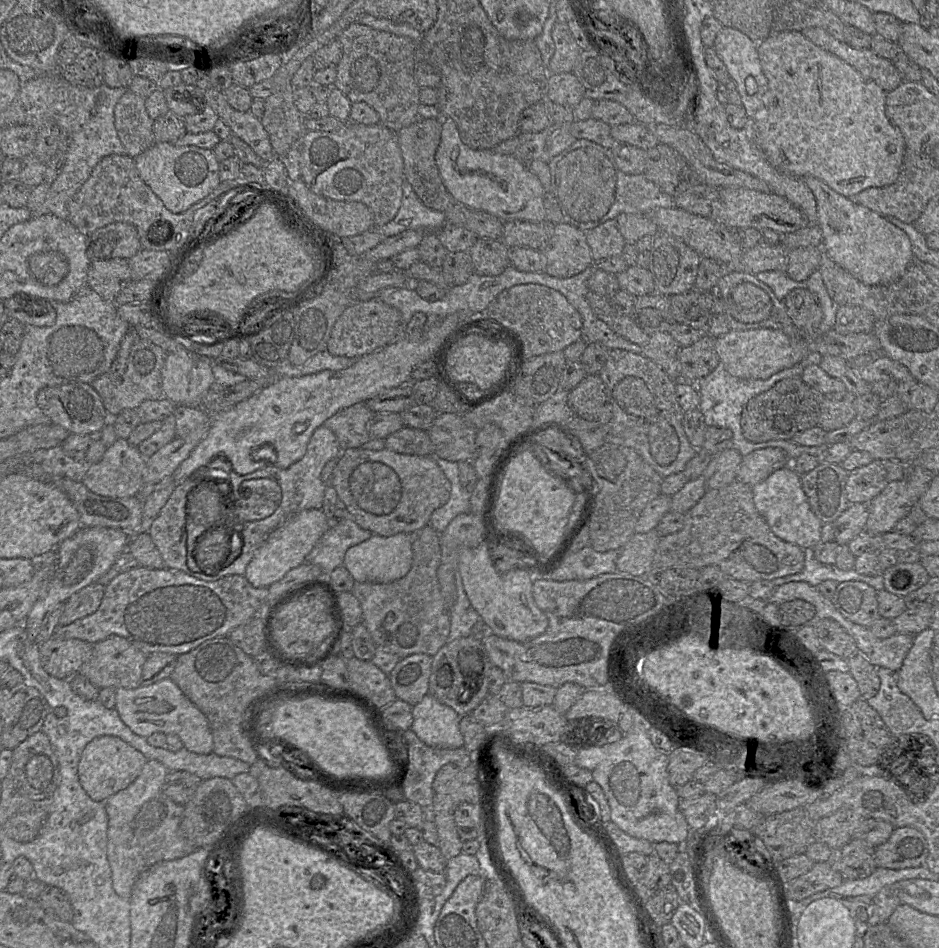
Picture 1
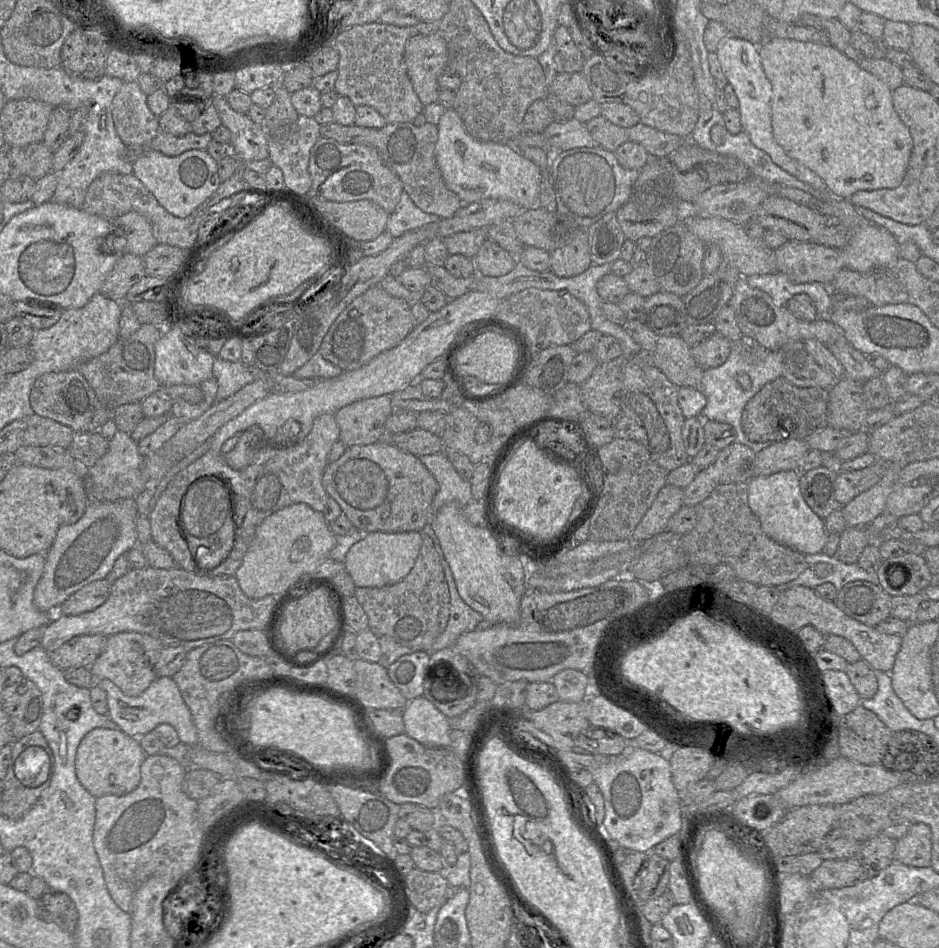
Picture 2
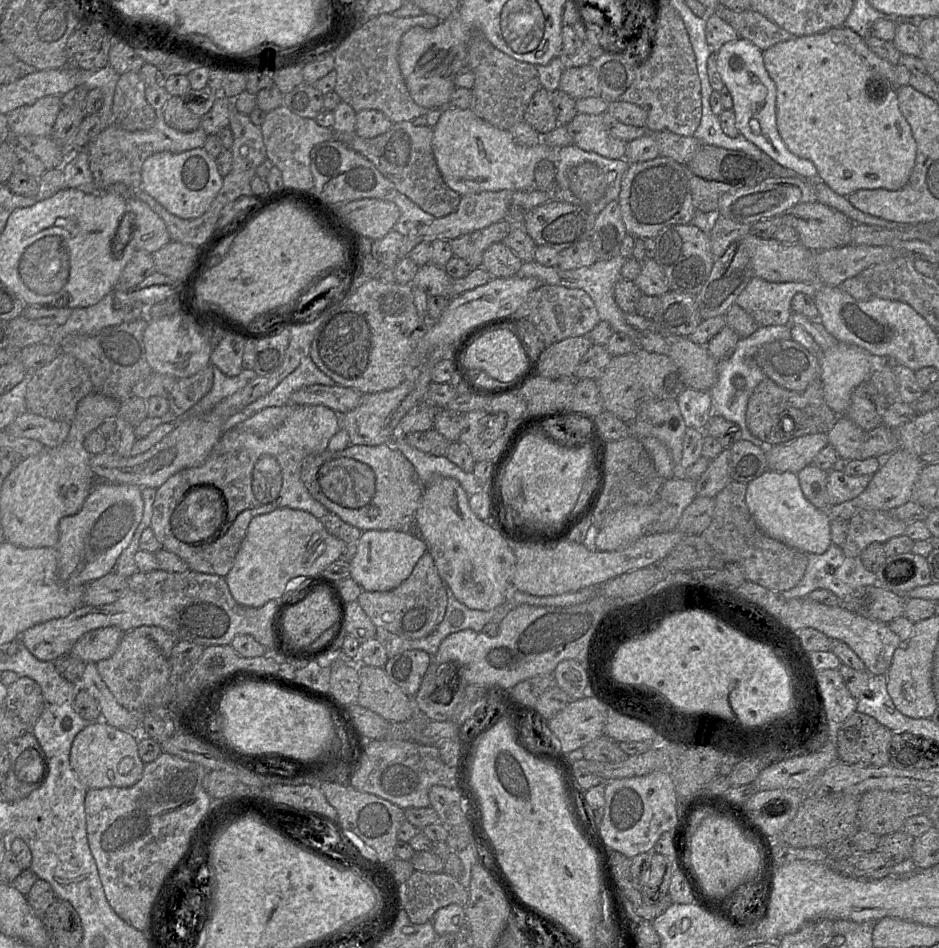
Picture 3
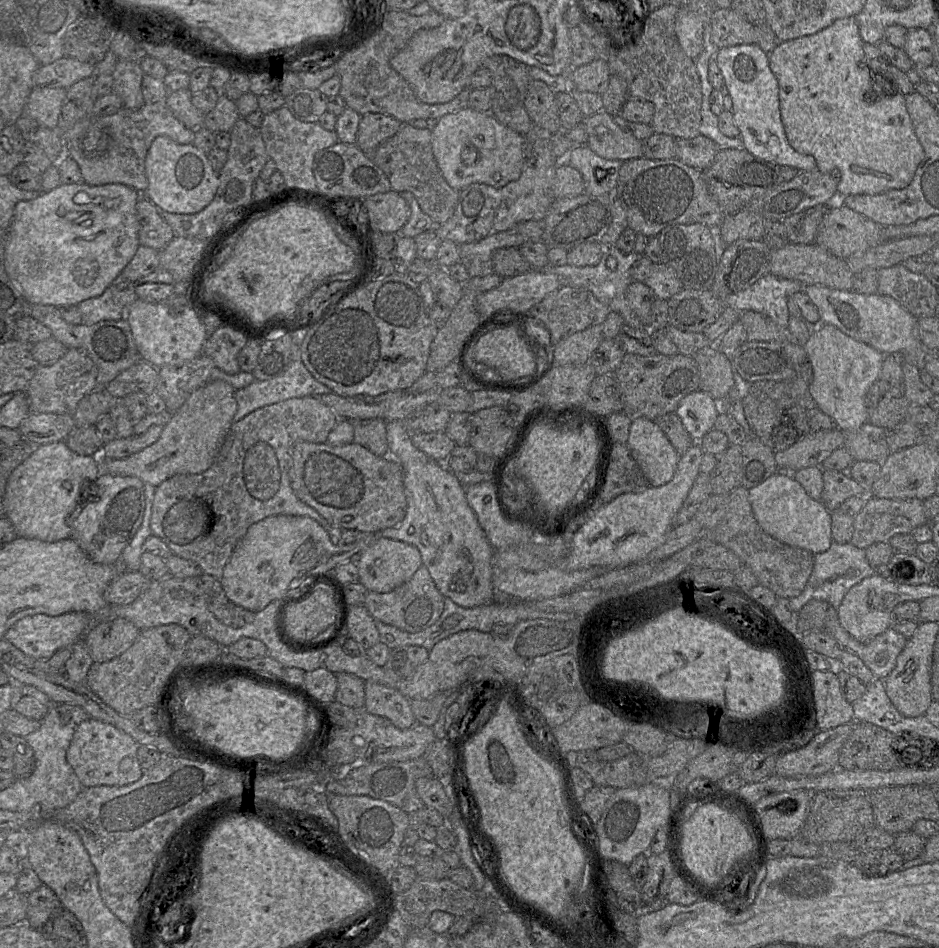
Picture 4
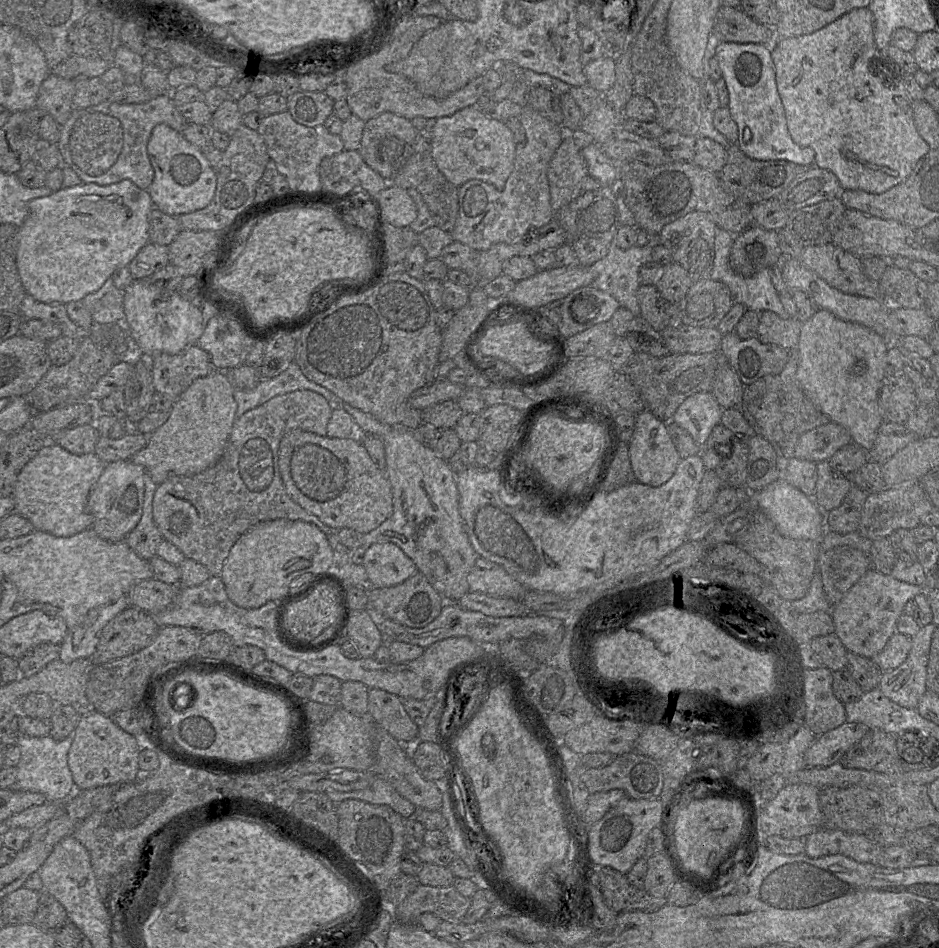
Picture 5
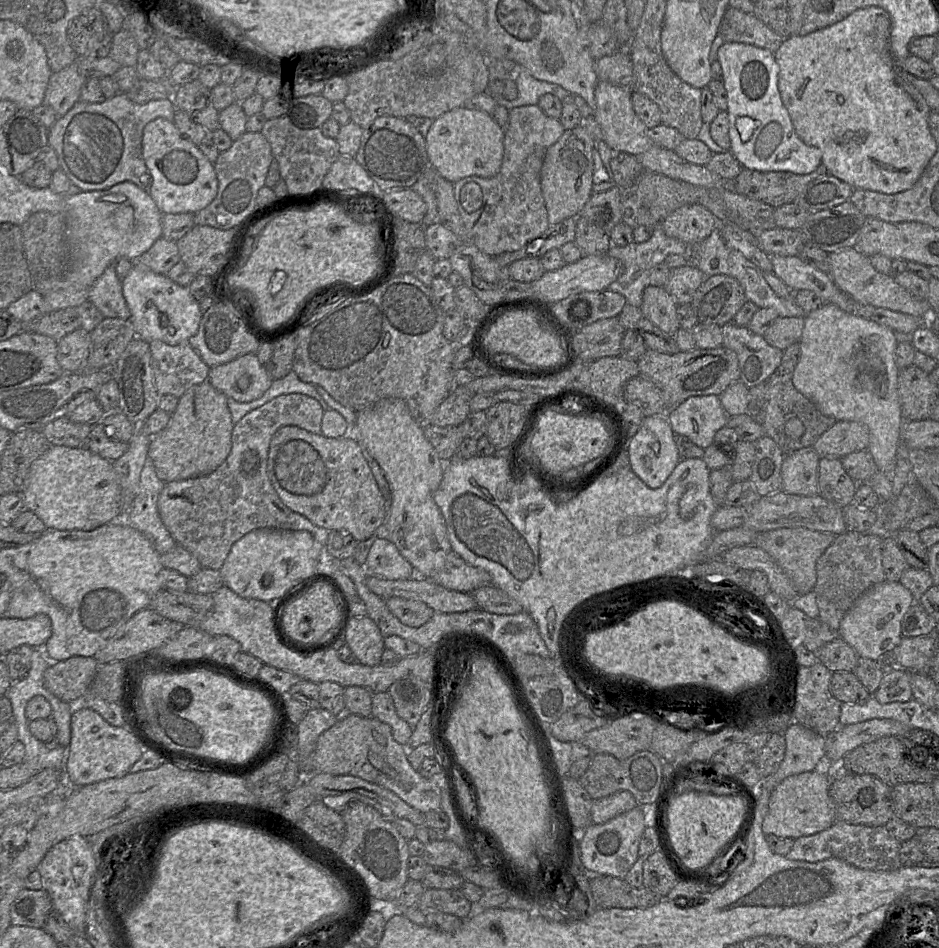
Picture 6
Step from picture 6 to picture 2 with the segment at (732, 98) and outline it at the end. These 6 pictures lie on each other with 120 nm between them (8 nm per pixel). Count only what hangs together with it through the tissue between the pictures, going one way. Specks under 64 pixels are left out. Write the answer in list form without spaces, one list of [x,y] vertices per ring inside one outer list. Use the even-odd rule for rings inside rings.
[[[728,35],[718,43],[716,54],[722,71],[735,91],[739,101],[739,113],[743,131],[747,133],[752,144],[766,152],[773,162],[800,181],[807,183],[819,191],[827,191],[825,182],[812,170],[803,166],[786,154],[775,141],[771,124],[772,86],[766,77],[758,45],[747,40]]]

